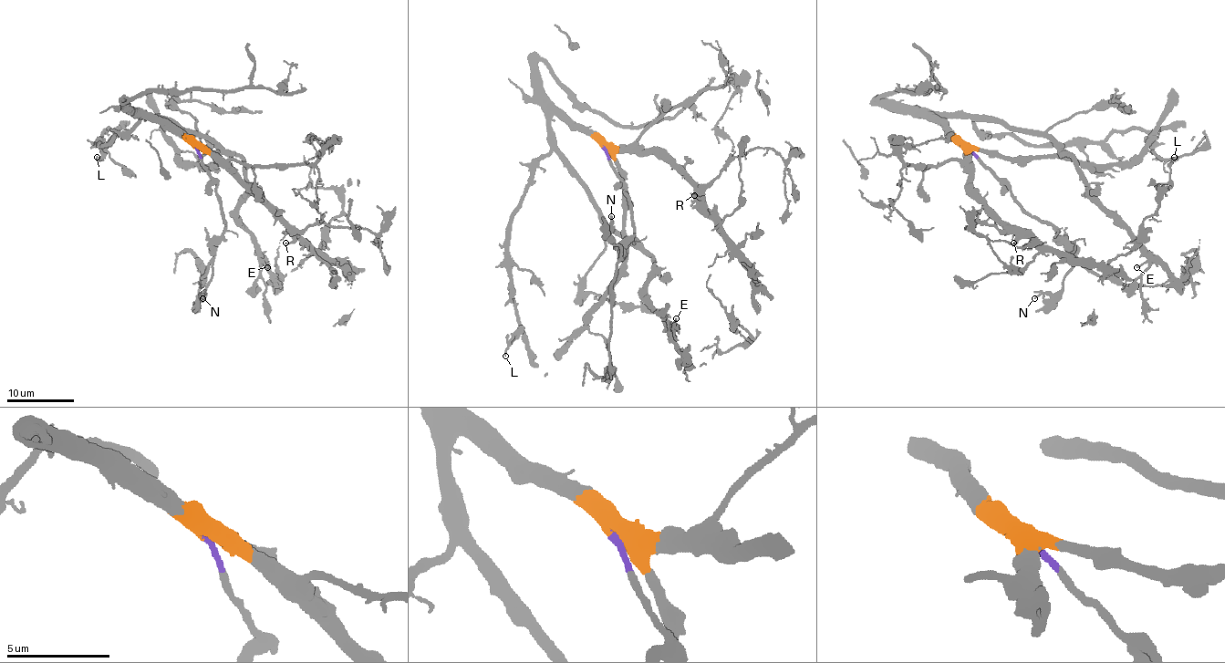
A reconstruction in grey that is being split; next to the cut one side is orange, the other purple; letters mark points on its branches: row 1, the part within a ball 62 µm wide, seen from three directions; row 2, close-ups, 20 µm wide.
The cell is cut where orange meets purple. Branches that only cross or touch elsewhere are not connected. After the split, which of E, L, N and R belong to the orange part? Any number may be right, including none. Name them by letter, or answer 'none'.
E, L, R

